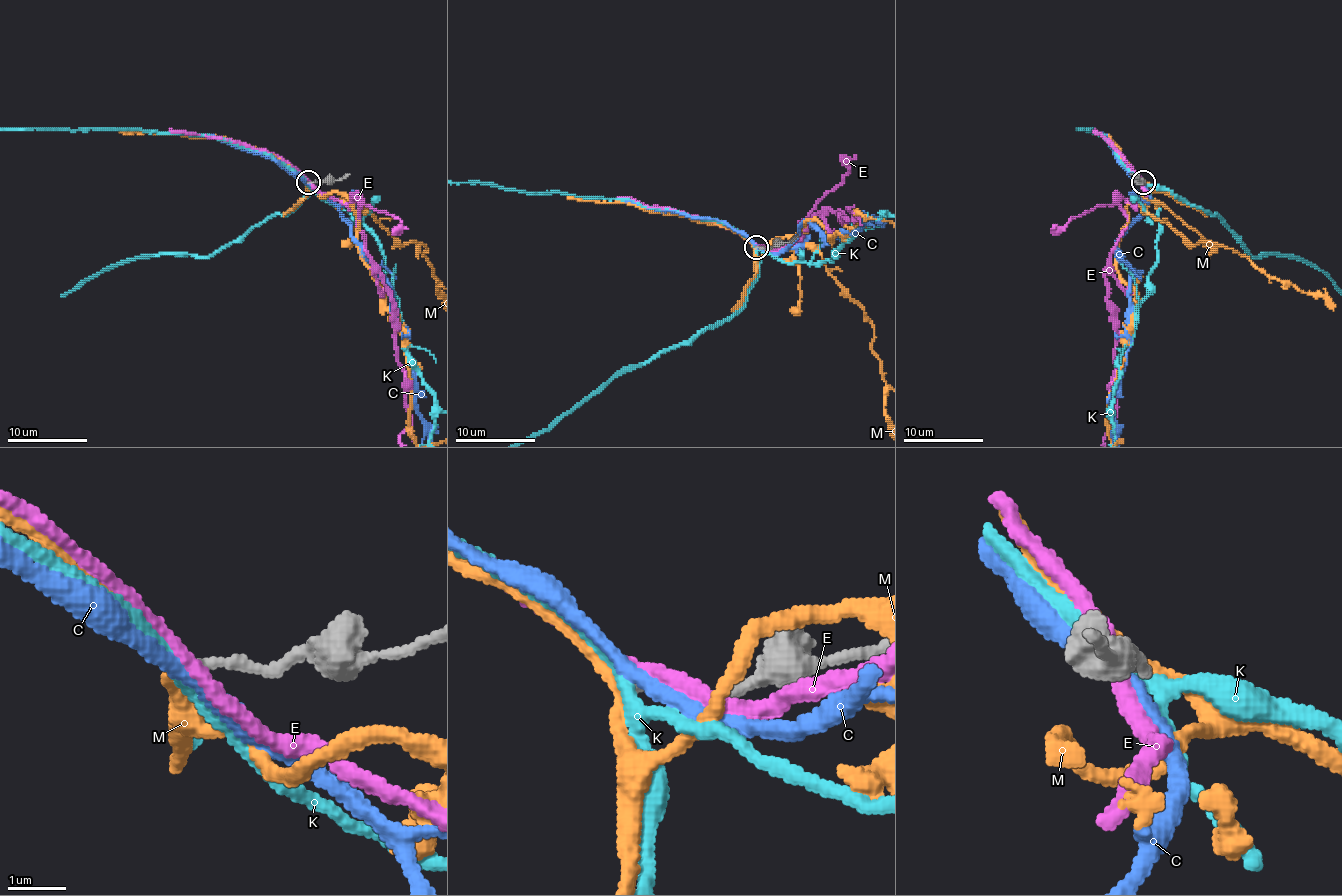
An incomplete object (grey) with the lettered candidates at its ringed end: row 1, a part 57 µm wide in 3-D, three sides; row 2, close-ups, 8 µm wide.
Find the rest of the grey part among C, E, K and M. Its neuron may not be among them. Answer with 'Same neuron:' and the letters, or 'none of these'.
Same neuron: M

